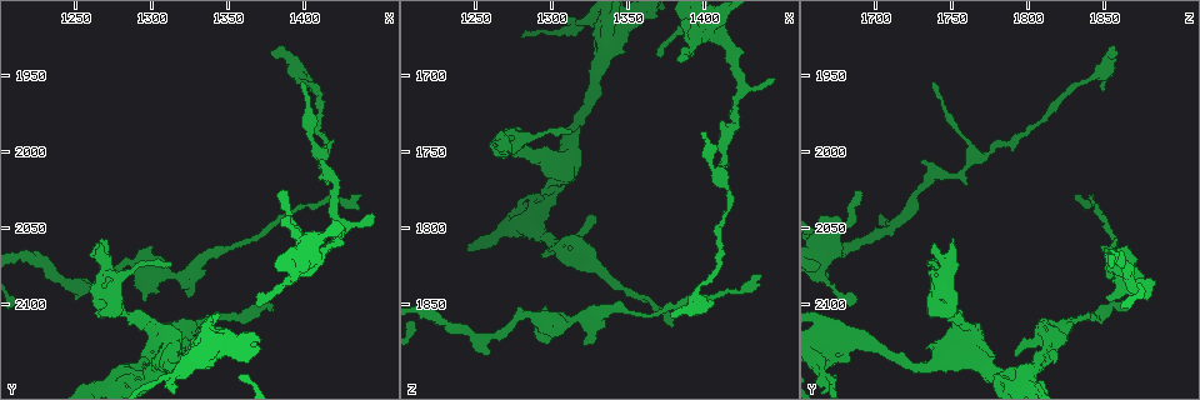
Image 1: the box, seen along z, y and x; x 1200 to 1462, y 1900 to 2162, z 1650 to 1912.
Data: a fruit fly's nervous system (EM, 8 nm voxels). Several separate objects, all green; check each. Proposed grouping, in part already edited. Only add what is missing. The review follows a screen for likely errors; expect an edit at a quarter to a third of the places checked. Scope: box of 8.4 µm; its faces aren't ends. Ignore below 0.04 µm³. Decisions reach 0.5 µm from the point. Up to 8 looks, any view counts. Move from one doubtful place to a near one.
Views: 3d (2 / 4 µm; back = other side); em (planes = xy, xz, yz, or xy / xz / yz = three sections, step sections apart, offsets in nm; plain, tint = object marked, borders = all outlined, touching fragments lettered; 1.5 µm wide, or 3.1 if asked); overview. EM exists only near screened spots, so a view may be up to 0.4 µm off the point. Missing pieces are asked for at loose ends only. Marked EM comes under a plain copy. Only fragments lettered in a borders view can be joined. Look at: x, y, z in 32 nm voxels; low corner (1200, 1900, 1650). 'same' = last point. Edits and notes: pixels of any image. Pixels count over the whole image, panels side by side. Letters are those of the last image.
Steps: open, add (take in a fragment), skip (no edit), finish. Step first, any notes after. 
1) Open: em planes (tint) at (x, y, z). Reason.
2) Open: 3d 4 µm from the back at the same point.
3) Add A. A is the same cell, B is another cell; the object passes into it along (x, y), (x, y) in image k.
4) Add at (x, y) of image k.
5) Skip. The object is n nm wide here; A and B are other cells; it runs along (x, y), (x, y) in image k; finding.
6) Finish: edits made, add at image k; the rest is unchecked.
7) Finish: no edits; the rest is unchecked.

Open: 3d 2 µm at (1326, 2134, 1790). Free end.

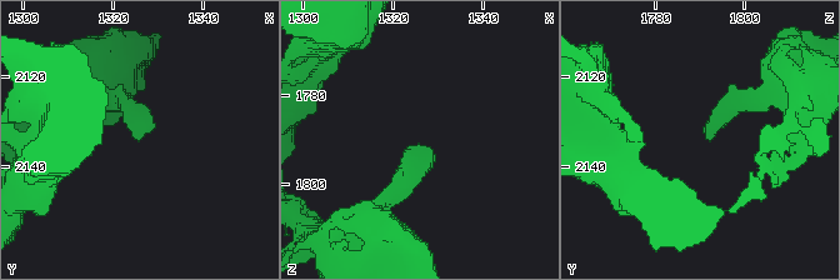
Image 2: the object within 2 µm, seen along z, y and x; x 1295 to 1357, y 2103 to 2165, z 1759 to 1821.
Open: em yz step 8 (borders) at (1327, 2133, 1792). Now the EM.

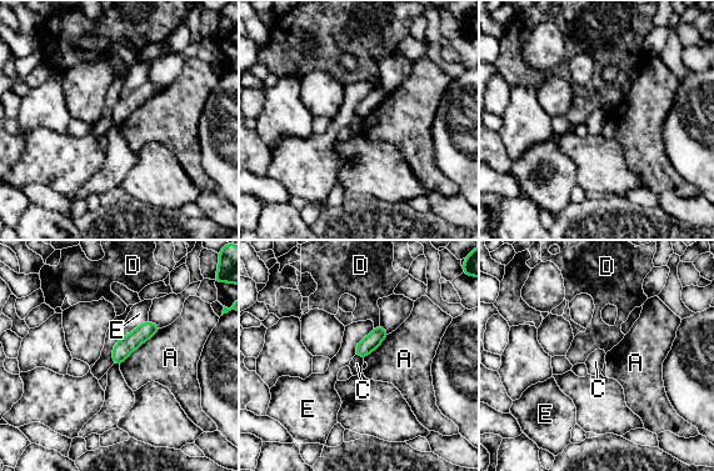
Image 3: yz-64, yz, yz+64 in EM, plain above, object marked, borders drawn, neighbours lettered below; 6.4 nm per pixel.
Open: em planes (borders) at the same point.

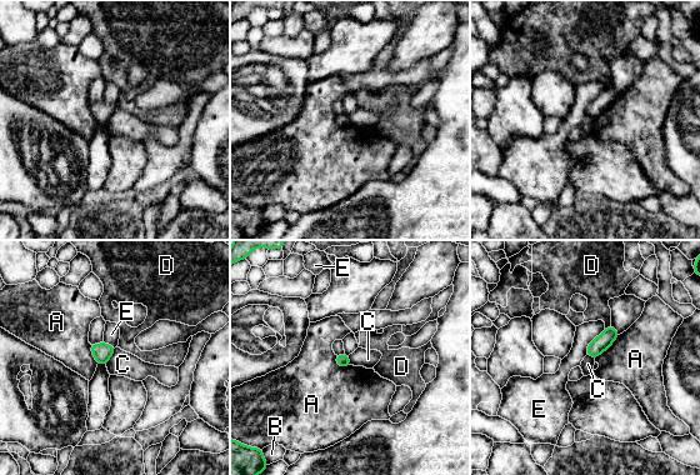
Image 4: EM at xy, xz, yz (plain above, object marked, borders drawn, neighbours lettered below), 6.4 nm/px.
Skip. A, B, C, D and E are other cells; a border runs along (116, 348), (105, 364) in image 4; no lettered fragment goes on from it.

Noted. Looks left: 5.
Open: em xy step 4 (tint) at (1386, 2026, 1686). Thin end.

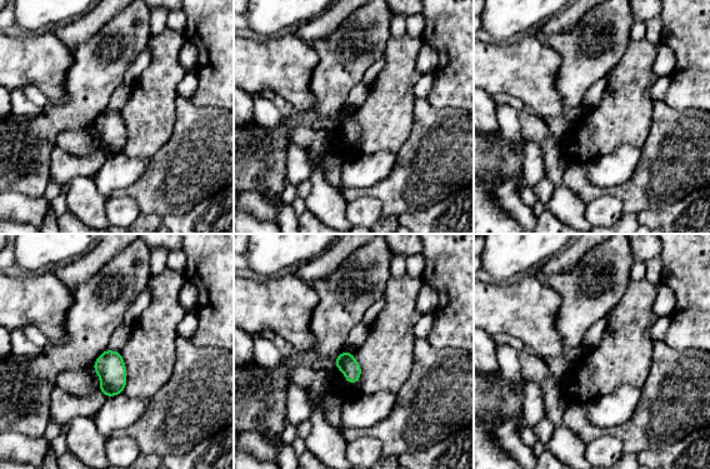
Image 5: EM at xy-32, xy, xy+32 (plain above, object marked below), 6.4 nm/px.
Open: em planes (borders) at the same point.

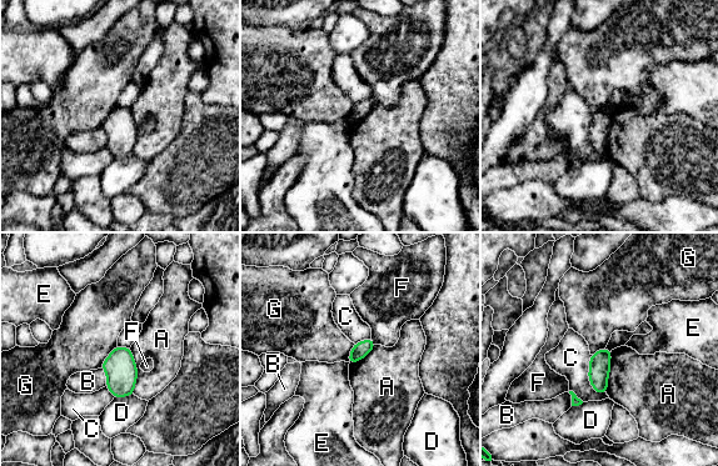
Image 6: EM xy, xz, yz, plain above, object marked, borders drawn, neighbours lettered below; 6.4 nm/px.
Skip. A, B, C, D, E, F and G are other cells; a border runs along (591, 355), (588, 381), (606, 394) in image 6; no lettered fragment goes on from it.

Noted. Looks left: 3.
Open: 3d 2 µm at (1294, 2094, 1852). Free end.

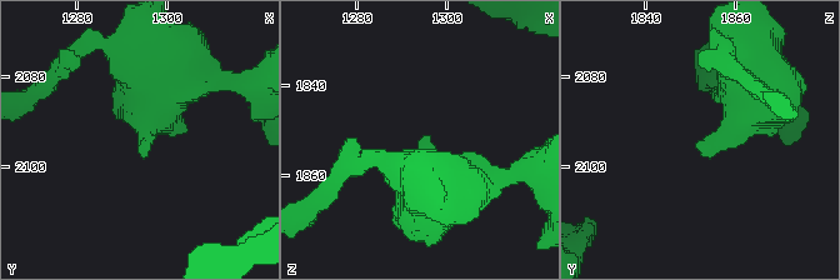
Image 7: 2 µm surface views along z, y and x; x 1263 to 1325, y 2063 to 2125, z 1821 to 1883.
Open: em yz step 8 (borders) at (1294, 2095, 1852). Need the tissue.

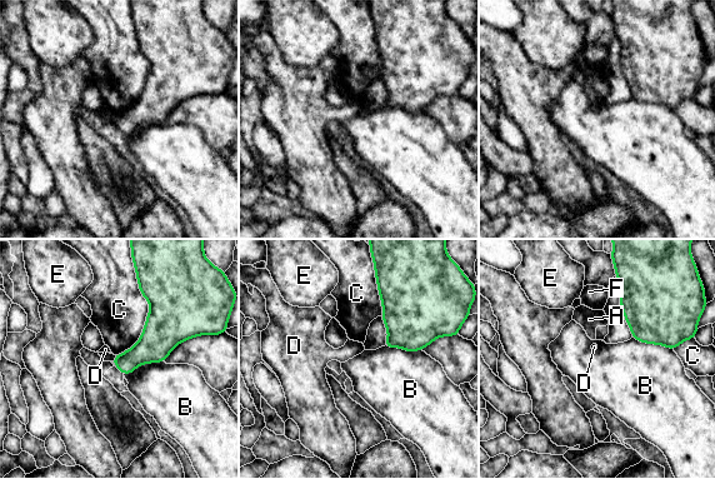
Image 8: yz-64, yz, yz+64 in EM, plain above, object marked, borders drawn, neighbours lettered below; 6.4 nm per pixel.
Skip. A, B, C, D, E and F are other cells; a border runs along (135, 274), (149, 313), (115, 355) in image 8; no lettered fragment goes on from it.

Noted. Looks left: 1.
Finish: no edits; the rest is unchecked.

